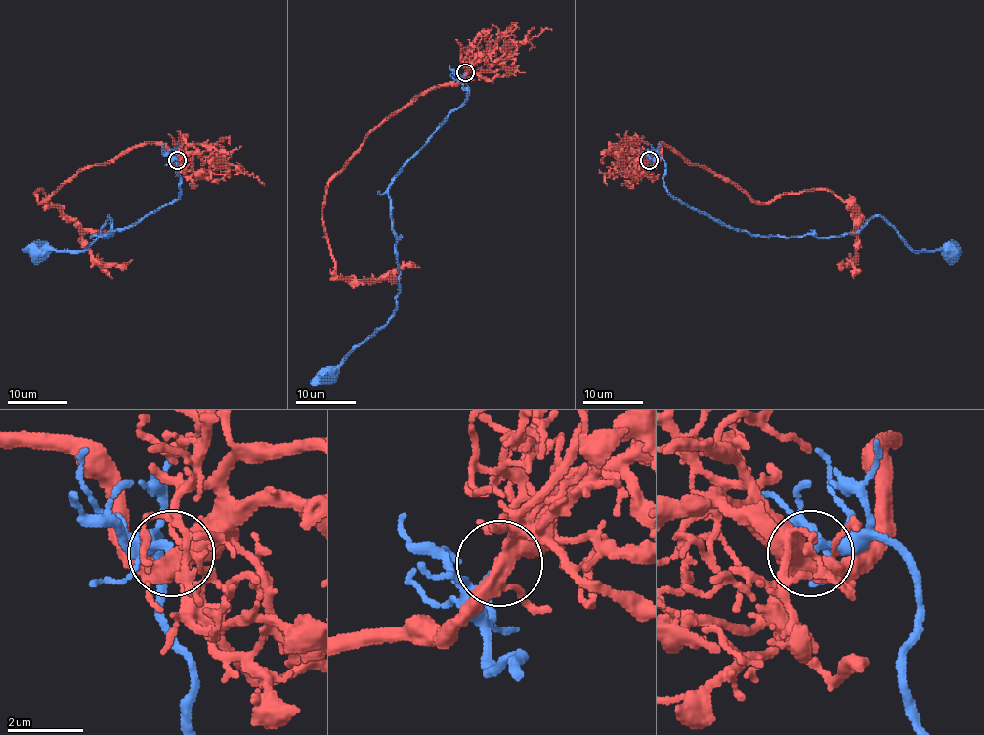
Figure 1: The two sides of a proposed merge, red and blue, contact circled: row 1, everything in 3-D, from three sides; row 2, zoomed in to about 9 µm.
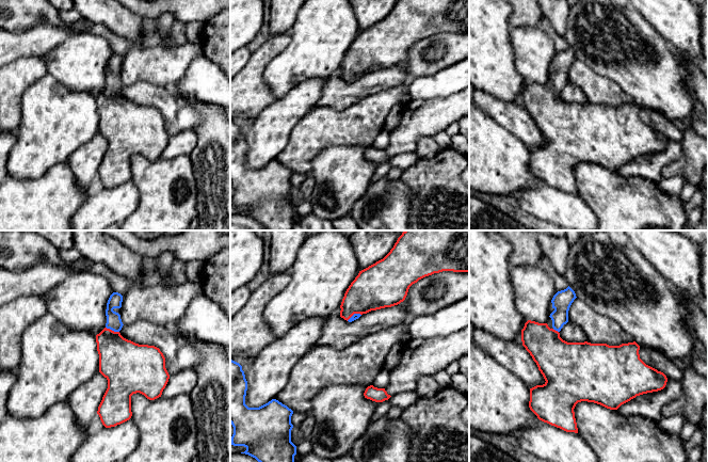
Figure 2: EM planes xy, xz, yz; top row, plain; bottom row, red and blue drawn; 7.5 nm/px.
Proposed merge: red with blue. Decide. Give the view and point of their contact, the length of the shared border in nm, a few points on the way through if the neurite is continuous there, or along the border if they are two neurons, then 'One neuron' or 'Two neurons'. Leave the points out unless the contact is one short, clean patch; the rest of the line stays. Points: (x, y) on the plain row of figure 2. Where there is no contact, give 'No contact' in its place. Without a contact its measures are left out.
Touches red at xy (111, 91). Shared border 110 nm. One neuron

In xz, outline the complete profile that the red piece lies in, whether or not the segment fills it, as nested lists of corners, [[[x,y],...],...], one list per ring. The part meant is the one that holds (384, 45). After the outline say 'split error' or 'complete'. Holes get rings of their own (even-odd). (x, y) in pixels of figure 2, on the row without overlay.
[[[398,0],[383,20],[359,32],[344,54],[340,78],[352,83],[371,71],[398,66],[413,45],[442,32],[469,33],[469,0]]]; split error

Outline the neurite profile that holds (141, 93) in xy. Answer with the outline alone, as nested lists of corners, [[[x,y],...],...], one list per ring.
[[[140,81],[124,85],[119,94],[124,99],[135,105],[159,109],[165,121],[174,121],[181,109],[181,105],[170,90],[149,82]]]

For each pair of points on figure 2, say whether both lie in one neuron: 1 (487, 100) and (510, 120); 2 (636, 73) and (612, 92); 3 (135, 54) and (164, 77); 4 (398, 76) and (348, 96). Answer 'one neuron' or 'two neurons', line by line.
1: one neuron
2: two neurons
3: one neuron
4: one neuron

